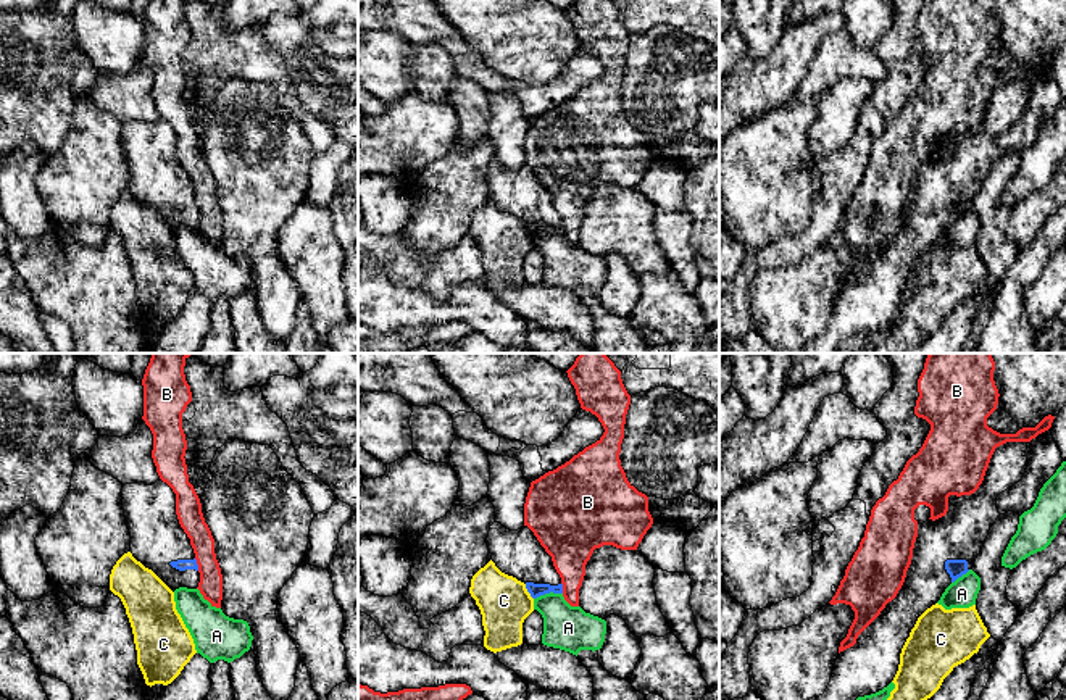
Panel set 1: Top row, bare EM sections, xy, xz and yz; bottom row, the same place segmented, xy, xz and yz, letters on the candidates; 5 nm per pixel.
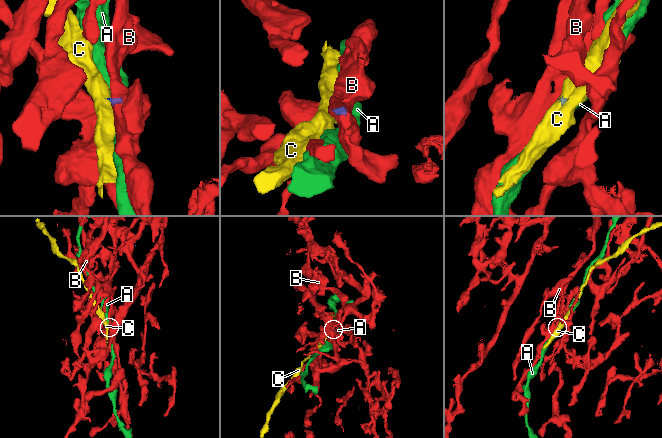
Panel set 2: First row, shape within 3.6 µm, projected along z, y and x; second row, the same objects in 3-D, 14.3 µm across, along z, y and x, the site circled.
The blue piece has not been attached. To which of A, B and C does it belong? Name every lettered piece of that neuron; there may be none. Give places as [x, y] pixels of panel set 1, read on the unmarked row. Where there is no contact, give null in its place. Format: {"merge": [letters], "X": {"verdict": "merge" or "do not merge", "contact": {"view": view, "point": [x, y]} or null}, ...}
{"merge": [], "A": {"verdict": "do not merge", "contact": {"view": "xz", "point": [547, 231]}}, "B": {"verdict": "do not merge", "contact": {"view": "xy", "point": [197, 204]}}, "C": {"verdict": "do not merge", "contact": {"view": "xz", "point": [528, 229]}}}

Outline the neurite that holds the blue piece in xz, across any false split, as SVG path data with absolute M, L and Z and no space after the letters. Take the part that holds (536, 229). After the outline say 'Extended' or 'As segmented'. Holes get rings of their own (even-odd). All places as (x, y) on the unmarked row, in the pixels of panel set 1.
M495 160L487 181L495 205L524 221L532 237L550 231L563 232L561 216L552 195L527 165L510 169Z. Extended

